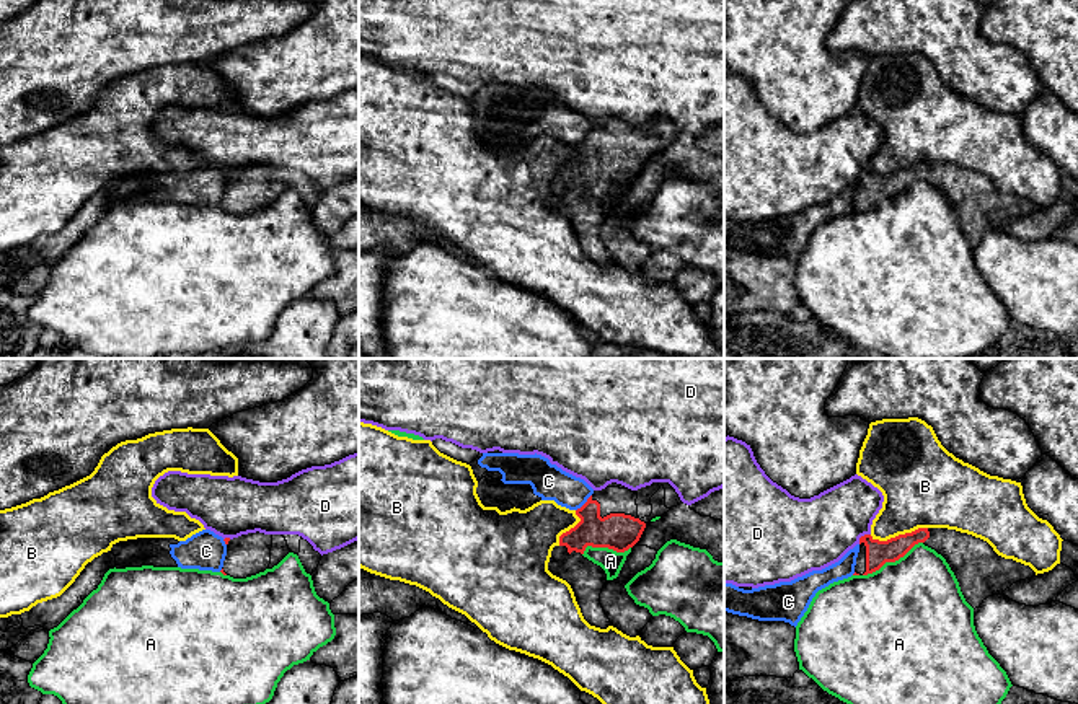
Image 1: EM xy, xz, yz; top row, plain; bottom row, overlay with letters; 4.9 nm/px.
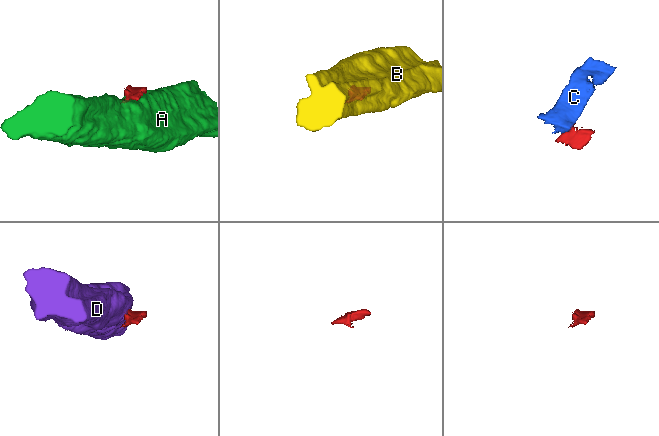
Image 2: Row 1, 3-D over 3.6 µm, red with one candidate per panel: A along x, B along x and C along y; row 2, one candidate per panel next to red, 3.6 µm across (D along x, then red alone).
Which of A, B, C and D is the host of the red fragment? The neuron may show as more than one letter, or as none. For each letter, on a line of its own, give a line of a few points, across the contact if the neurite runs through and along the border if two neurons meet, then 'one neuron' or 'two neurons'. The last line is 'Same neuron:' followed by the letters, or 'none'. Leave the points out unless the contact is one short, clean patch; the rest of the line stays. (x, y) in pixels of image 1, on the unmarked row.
A: two neurons
B: two neurons
C: xz (591, 129), (576, 145) | two neurons
D: yz (870, 168), (865, 168), (858, 178) | two neurons
Same neuron: none

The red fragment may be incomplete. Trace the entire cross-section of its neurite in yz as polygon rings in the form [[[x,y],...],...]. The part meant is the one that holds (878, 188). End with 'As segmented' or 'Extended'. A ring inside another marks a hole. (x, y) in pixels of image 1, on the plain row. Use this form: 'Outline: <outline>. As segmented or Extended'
Outline: [[[918,163],[887,176],[864,169],[859,173],[853,210],[873,209],[886,197],[903,192],[918,178],[946,194],[965,236],[974,244],[988,231],[1001,230],[1013,218],[1036,212],[1029,200],[998,191],[987,176],[948,163]]]. Extended

